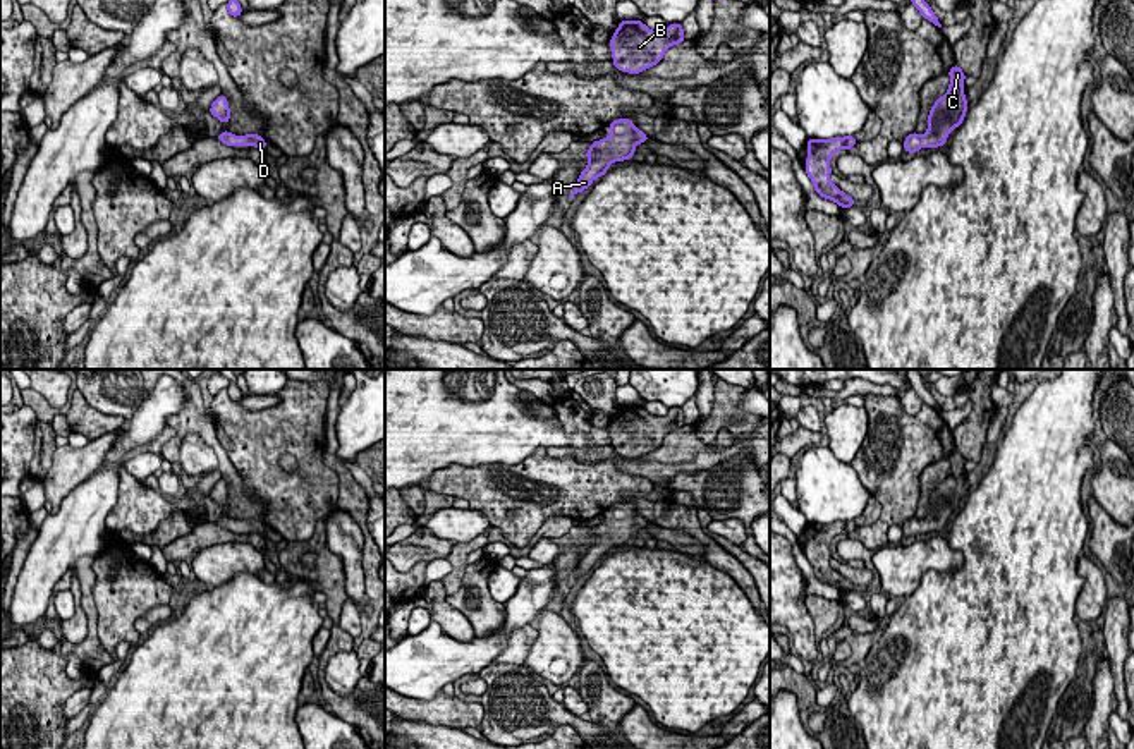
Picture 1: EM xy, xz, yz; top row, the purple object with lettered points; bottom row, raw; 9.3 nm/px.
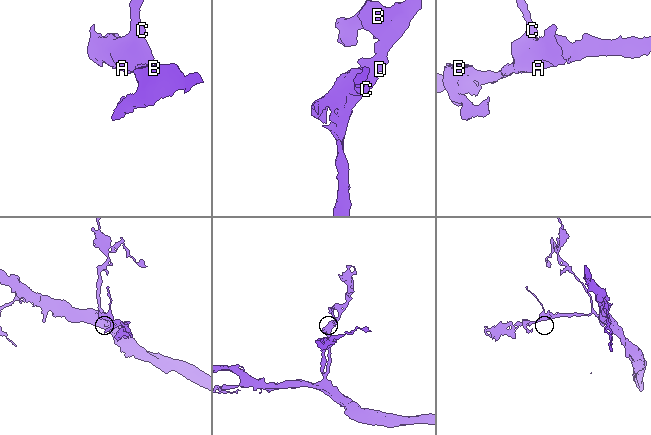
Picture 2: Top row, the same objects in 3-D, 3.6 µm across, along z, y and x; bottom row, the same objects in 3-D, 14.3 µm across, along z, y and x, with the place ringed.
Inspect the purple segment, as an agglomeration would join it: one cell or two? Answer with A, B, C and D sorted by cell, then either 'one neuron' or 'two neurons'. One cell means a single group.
groups A B C D; one neuron

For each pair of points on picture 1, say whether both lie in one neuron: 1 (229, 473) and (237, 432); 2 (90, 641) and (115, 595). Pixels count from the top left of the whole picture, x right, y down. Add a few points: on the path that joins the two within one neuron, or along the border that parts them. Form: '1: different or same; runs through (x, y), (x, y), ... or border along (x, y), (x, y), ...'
1: different; border along (215, 425), (215, 435), (251, 497)
2: different; border along (91, 588), (97, 636), (114, 660)

